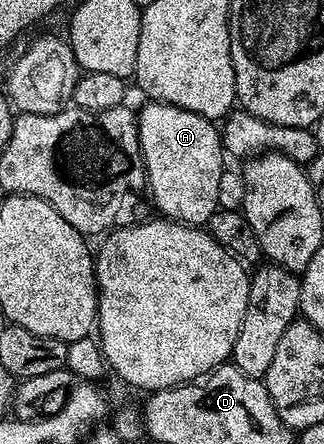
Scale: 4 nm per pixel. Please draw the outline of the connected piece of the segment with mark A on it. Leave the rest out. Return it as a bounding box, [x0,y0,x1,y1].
[137,102,222,226]

